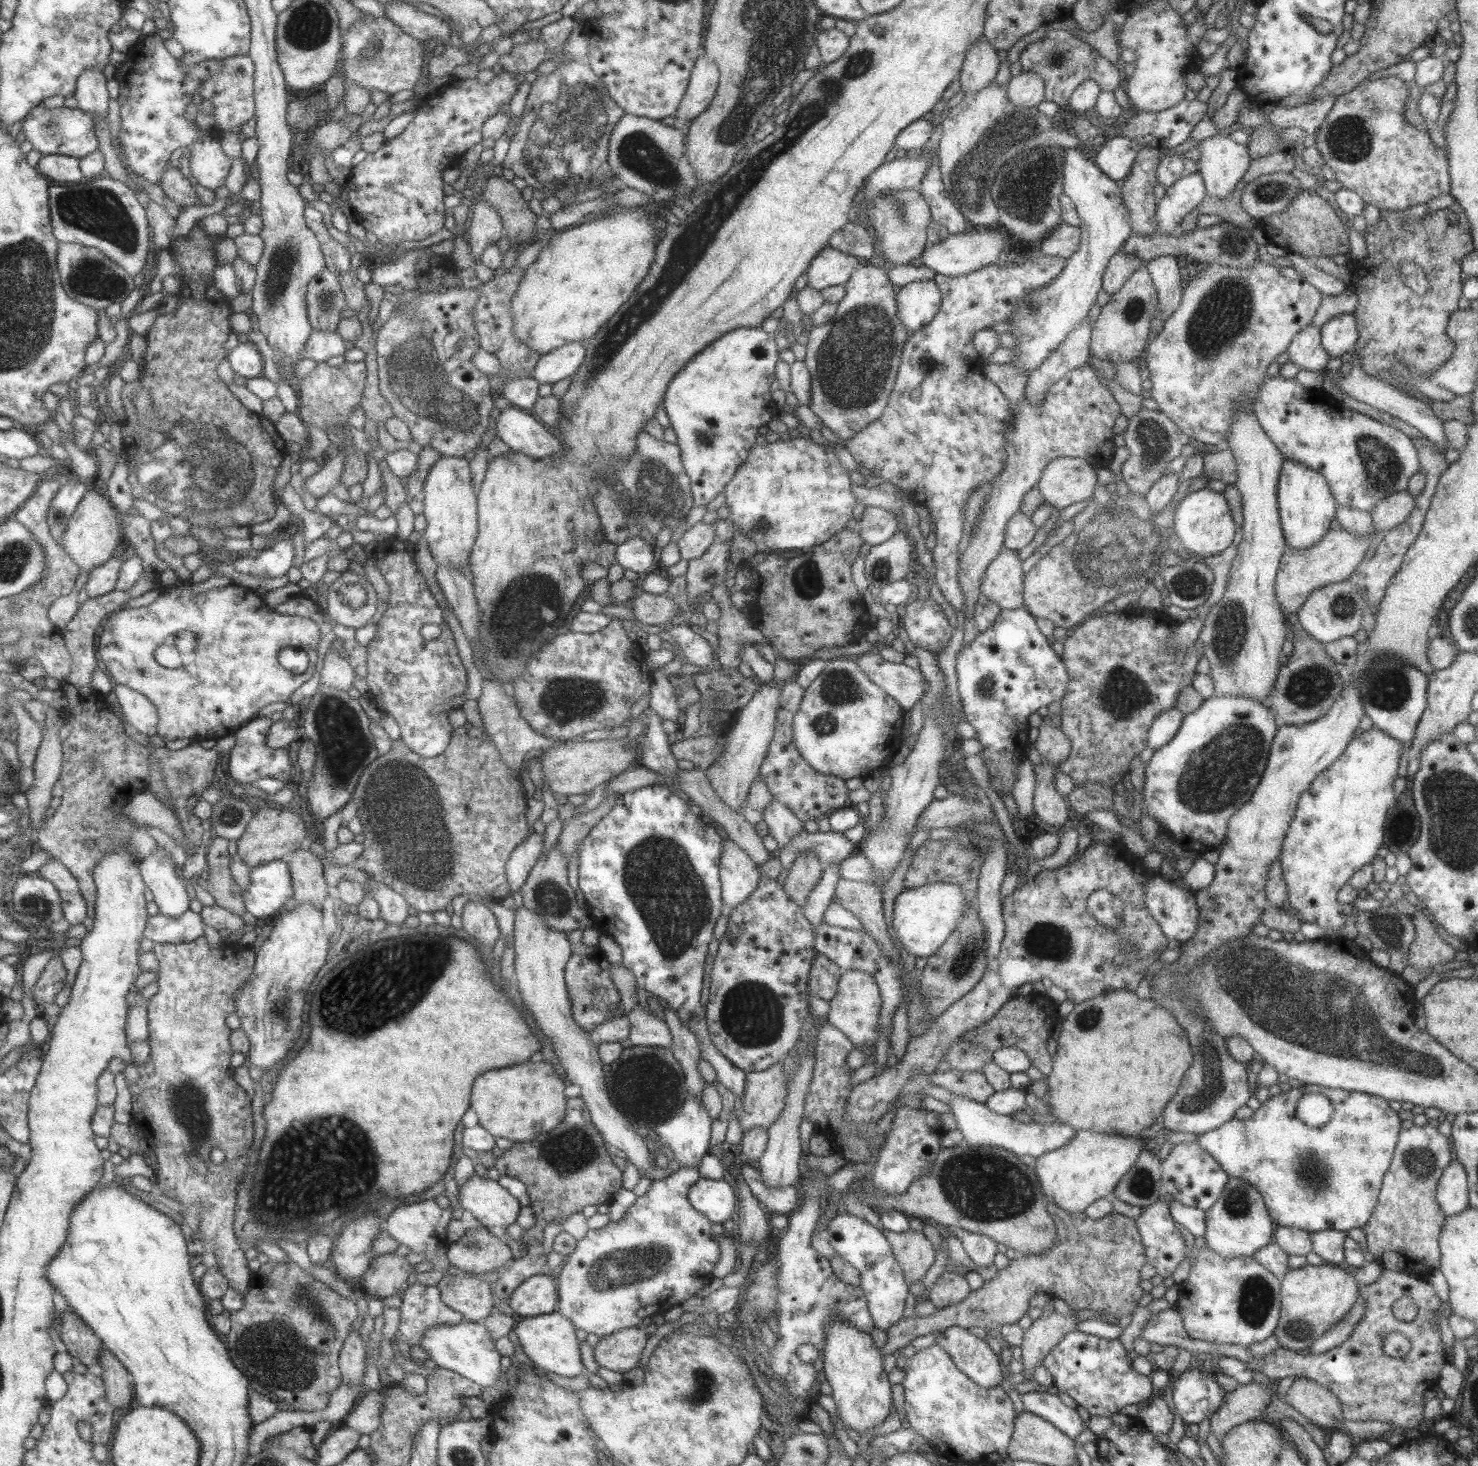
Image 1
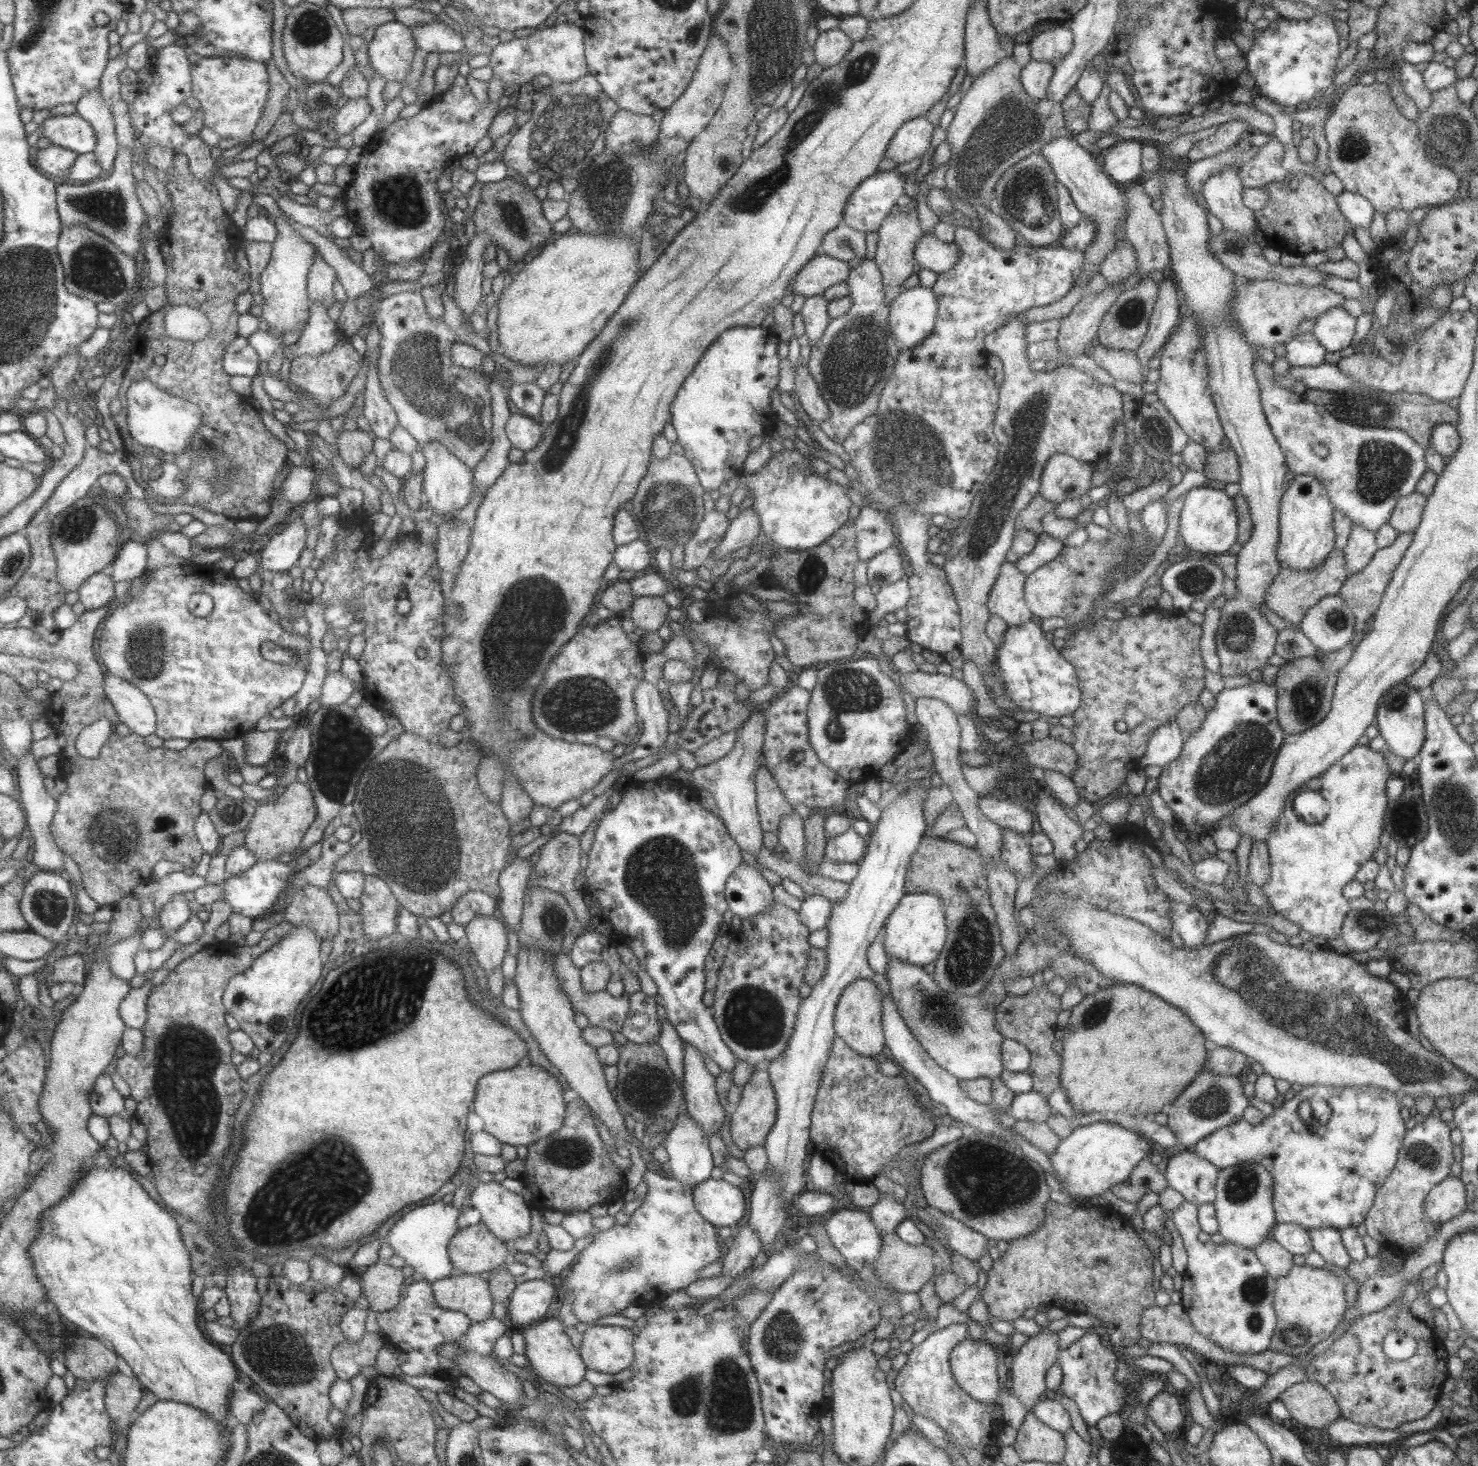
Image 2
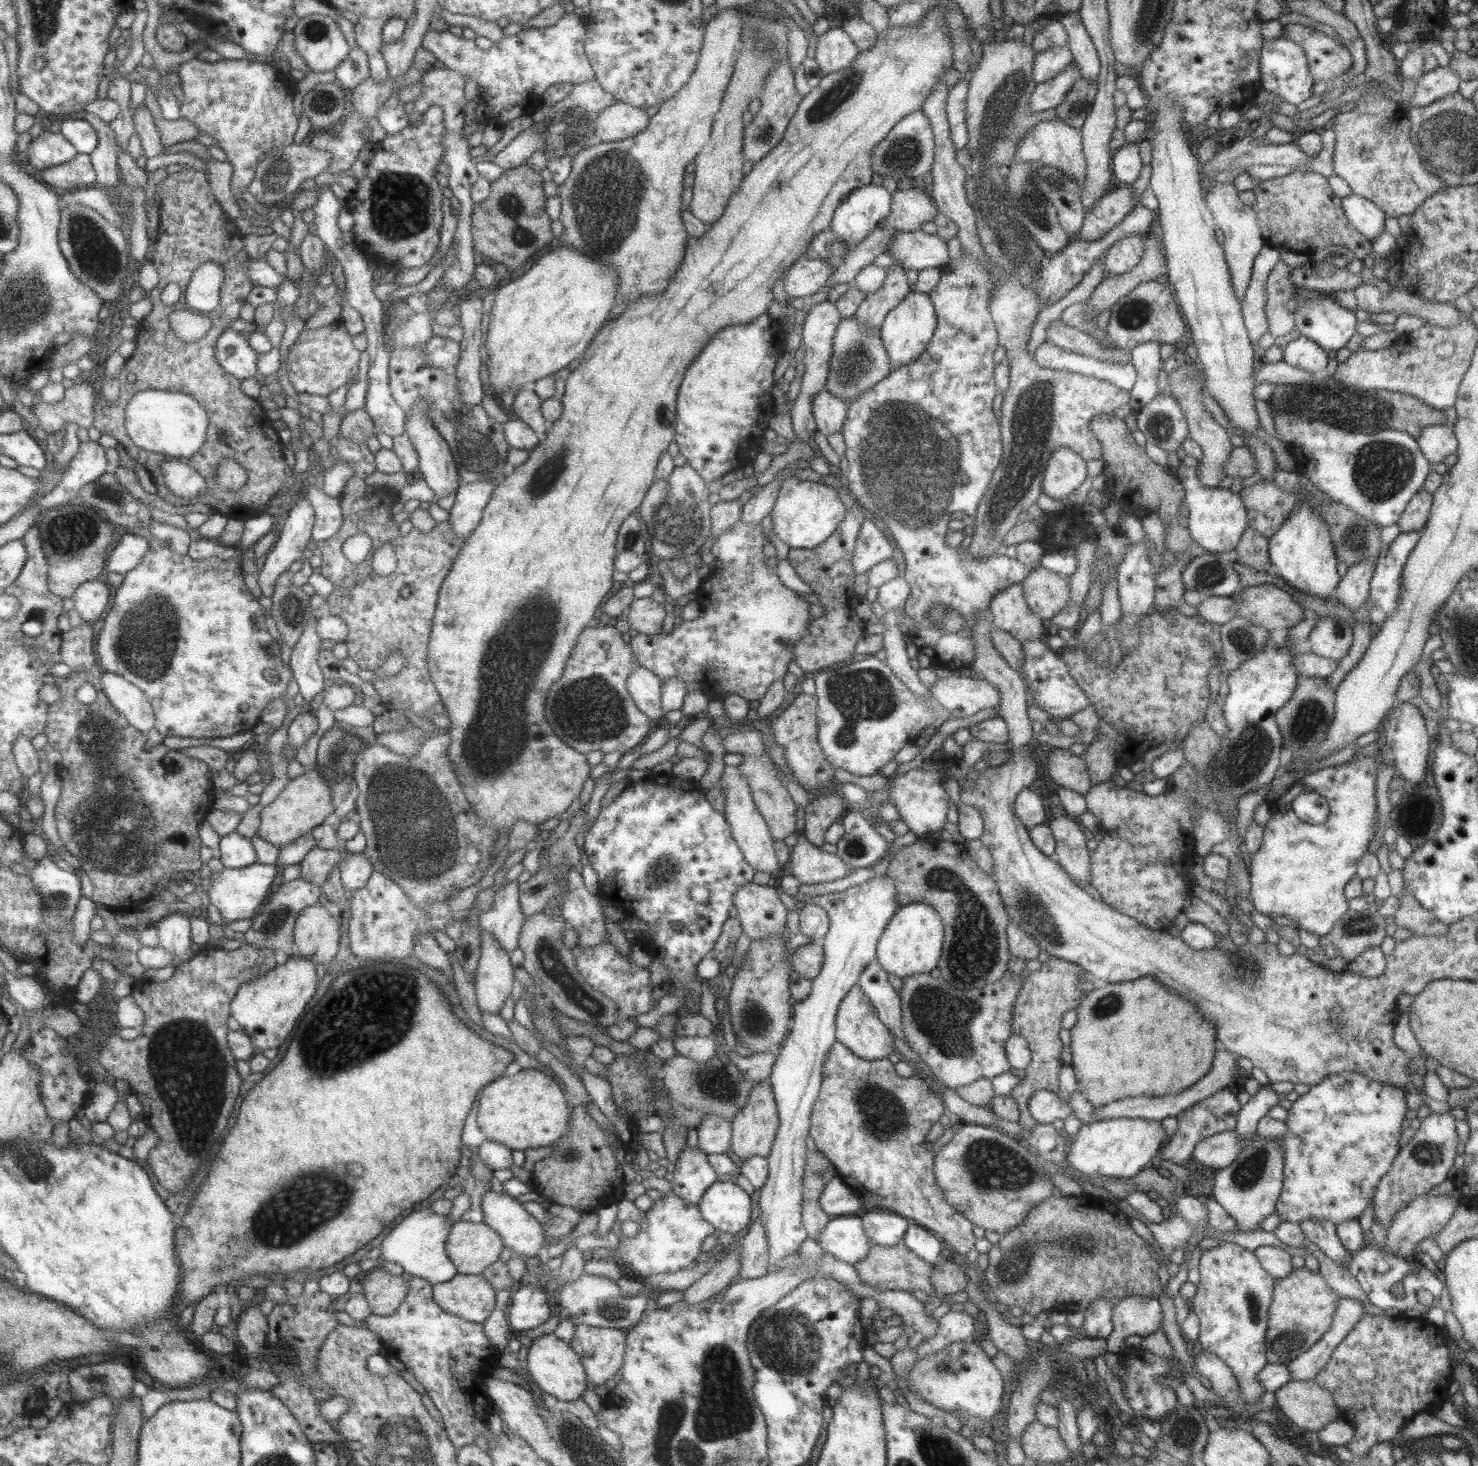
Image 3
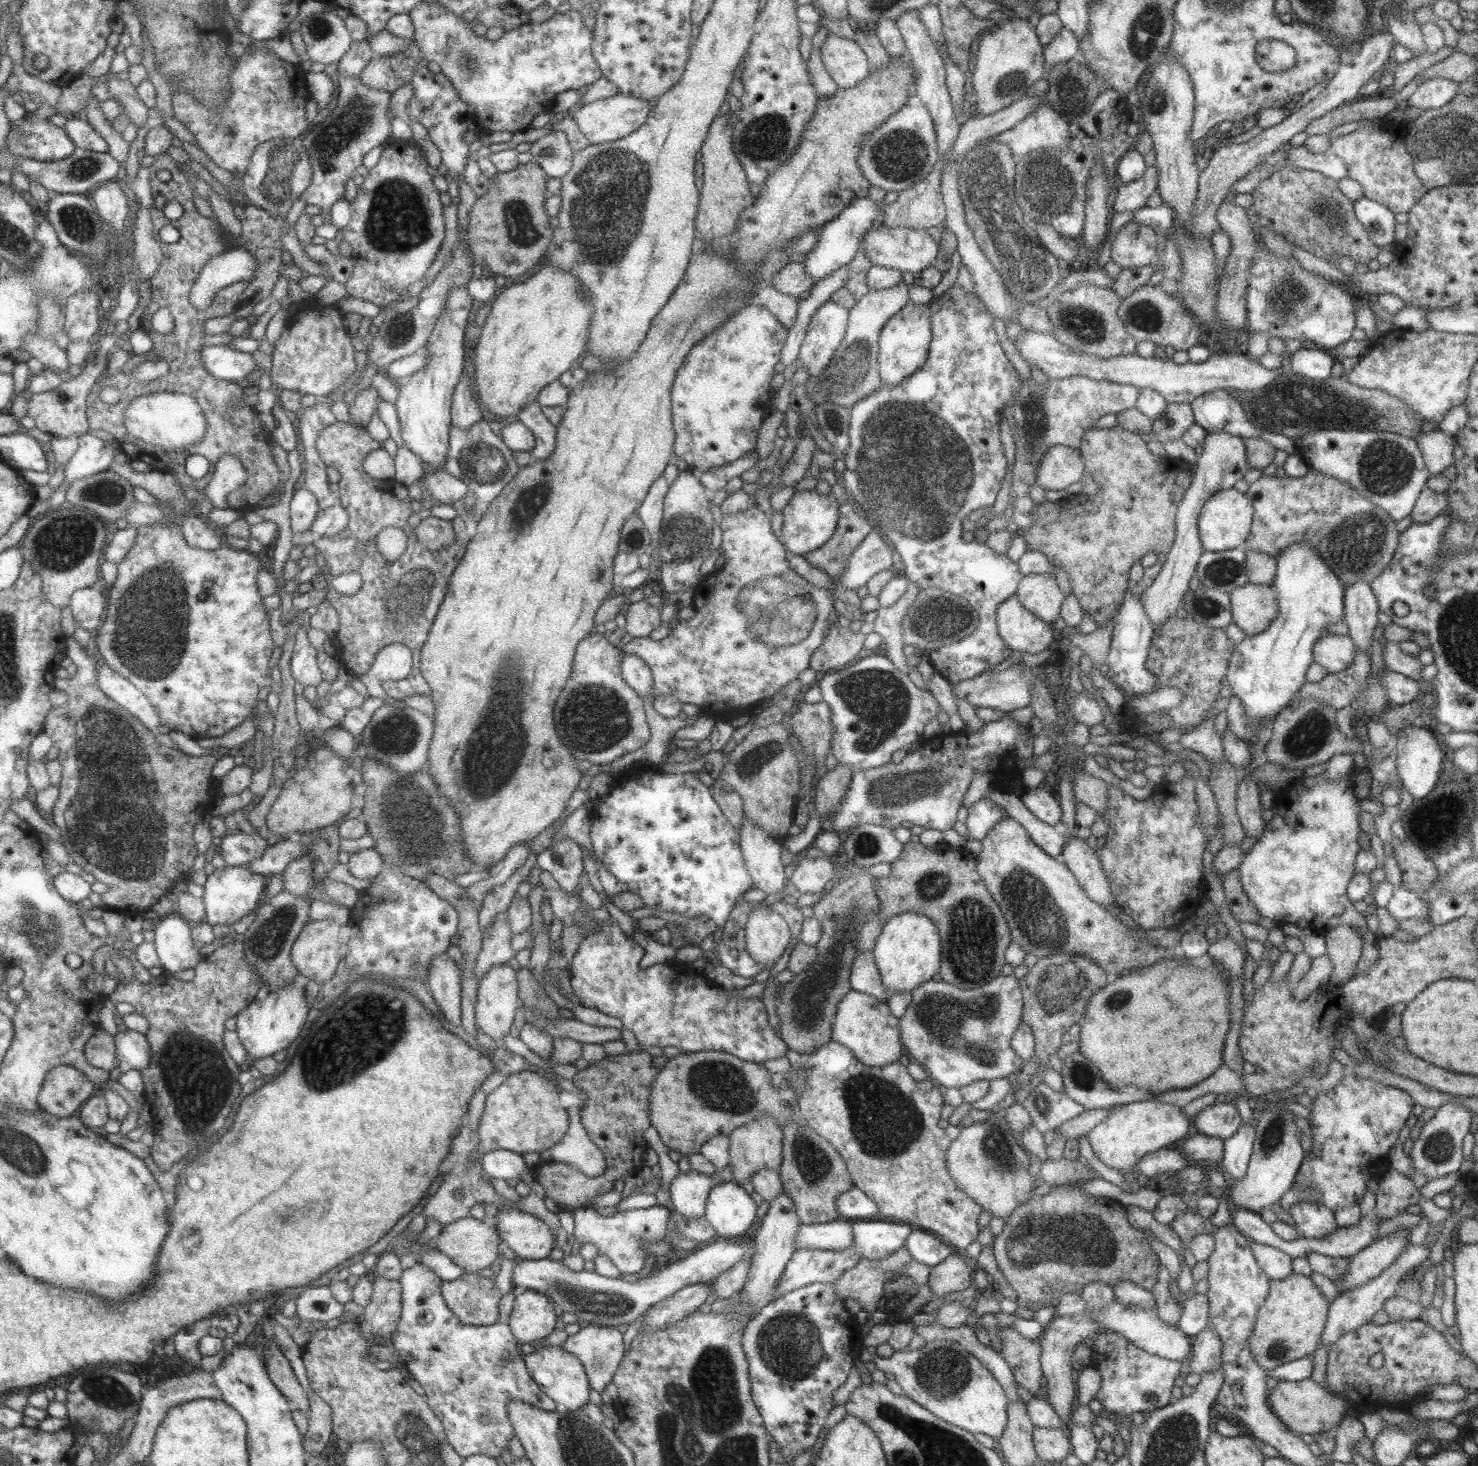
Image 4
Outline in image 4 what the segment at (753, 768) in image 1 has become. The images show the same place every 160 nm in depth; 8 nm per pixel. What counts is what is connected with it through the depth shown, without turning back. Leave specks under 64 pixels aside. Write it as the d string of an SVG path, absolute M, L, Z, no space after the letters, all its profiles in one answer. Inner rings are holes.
M748 817L741 819L738 828L738 843L742 852L742 859L748 875L752 878L752 887L768 894L781 893L788 878L788 868L783 866L780 859L780 841L768 835L762 828L756 827Z

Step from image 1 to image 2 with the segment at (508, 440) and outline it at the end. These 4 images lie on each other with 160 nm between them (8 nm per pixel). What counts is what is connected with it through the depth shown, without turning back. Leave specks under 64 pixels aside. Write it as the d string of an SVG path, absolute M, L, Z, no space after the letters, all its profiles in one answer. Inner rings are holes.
M511 414L504 425L504 434L510 441L512 448L517 448L525 453L527 450L535 449L541 441L543 432L538 422L527 416Z

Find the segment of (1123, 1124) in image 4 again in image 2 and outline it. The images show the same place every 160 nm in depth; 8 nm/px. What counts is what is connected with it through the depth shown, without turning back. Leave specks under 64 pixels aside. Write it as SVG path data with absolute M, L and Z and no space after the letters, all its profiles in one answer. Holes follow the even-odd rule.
M1113 1120L1074 1125L1069 1136L1059 1141L1048 1156L1053 1177L1066 1194L1091 1198L1129 1177L1136 1164L1148 1157L1150 1142L1139 1132L1123 1128Z

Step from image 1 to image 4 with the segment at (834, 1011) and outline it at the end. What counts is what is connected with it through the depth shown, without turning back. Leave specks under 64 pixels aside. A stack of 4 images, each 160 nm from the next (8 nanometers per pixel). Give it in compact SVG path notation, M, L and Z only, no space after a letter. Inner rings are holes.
M853 989L847 991L837 1003L831 1026L831 1041L843 1044L860 1063L872 1067L895 1062L903 1054L898 1018L890 1013L885 1002Z

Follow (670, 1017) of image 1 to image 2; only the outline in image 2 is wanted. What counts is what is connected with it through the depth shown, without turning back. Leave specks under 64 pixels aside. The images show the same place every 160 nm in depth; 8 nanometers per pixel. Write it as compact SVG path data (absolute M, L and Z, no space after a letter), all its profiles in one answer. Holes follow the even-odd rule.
M692 1045L683 1046L682 1064L682 1091L687 1114L699 1123L702 1131L709 1137L715 1130L718 1131L725 1120L725 1109L717 1101L717 1095L713 1086L714 1076L706 1069L700 1052Z

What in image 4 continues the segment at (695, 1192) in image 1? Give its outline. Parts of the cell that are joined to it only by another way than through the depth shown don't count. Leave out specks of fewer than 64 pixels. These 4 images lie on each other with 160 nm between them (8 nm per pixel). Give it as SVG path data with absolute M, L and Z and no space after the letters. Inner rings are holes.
M737 1182L712 1185L704 1206L705 1220L723 1238L743 1236L755 1218L755 1202Z

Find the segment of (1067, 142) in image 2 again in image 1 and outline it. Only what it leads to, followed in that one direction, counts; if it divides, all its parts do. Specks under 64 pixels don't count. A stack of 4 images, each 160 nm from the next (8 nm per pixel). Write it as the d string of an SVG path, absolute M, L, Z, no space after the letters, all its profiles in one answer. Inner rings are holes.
M1069 148L1064 152L1063 165L1063 194L1066 194L1074 204L1074 210L1080 220L1079 230L1079 248L1065 261L1062 271L1057 276L1049 280L1046 285L1033 289L1028 295L1024 296L1004 320L1010 324L1010 332L1008 332L1016 342L1015 350L1019 350L1019 354L1015 354L1010 362L1022 374L1029 376L1032 370L1035 370L1043 359L1062 341L1067 335L1087 317L1087 311L1093 303L1095 296L1101 290L1102 274L1107 266L1110 256L1119 252L1122 244L1128 239L1132 233L1129 226L1129 218L1127 218L1127 210L1122 199L1121 183L1107 178L1095 166L1092 159L1083 155L1080 148Z

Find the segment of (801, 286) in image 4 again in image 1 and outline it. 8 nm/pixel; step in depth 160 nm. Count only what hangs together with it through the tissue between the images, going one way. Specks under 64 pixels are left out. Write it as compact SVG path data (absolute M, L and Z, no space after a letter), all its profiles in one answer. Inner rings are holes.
M829 246L821 249L809 263L807 270L807 286L821 289L845 285L851 273L858 267L856 256L839 252Z

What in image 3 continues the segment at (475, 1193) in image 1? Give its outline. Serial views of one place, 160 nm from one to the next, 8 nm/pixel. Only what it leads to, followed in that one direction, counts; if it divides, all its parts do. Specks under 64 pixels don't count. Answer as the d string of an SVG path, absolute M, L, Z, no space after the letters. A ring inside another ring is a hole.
M489 1189L483 1192L480 1207L483 1213L482 1221L499 1235L503 1246L509 1249L512 1255L527 1258L536 1254L543 1242L544 1229L523 1209L519 1201L505 1194L504 1191L495 1192Z

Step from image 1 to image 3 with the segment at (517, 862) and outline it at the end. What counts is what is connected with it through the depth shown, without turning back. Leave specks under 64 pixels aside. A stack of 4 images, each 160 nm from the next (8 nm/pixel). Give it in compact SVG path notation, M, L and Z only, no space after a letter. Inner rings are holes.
M516 880L509 881L494 892L493 905L479 917L480 932L491 934L495 942L510 954L518 947L518 938L525 920L519 900L517 900L518 883Z

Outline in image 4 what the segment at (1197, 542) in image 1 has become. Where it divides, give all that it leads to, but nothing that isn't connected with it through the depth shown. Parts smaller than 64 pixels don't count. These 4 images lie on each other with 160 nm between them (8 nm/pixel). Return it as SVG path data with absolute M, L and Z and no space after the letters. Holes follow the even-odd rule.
M1233 488L1215 492L1201 507L1198 519L1198 537L1204 551L1220 552L1241 548L1249 534L1253 516L1251 500Z

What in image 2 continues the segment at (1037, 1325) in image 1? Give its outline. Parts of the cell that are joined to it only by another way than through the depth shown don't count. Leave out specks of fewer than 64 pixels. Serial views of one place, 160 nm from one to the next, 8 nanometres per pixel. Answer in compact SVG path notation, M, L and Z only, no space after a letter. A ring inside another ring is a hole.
M1044 1327L1035 1335L1028 1336L1026 1343L1012 1352L1010 1391L1028 1413L1033 1412L1033 1404L1044 1396L1045 1373L1059 1350L1058 1332Z

